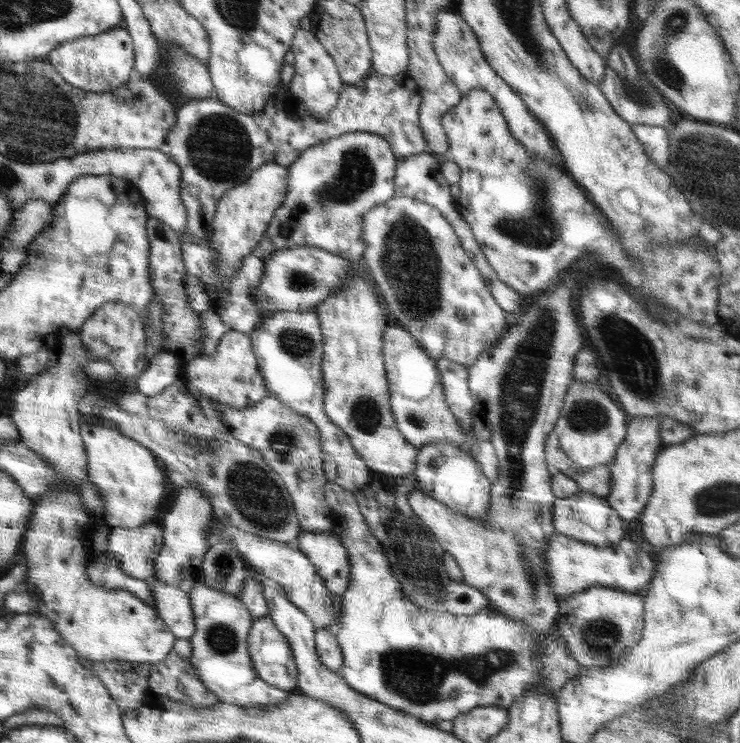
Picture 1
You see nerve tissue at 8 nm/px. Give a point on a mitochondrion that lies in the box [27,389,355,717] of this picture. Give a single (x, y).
(256, 495)

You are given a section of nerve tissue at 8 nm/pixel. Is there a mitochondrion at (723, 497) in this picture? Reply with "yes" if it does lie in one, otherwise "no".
yes

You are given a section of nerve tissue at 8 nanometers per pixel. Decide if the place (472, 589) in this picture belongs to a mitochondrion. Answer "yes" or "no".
no

